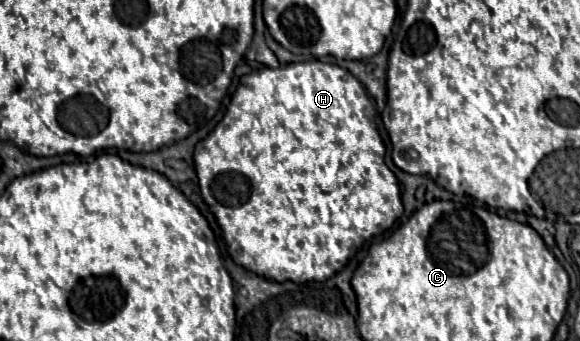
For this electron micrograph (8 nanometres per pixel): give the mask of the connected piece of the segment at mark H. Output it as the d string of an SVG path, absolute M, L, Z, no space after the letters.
M320 60L296 62L281 65L280 68L262 68L240 78L240 84L232 96L232 102L224 118L204 140L196 144L194 149L194 166L198 184L200 184L200 194L204 202L210 206L212 214L216 216L224 232L228 252L236 264L244 266L246 270L258 276L264 276L276 282L286 282L286 280L322 282L334 276L336 272L340 272L354 250L358 250L370 238L384 234L402 216L404 206L400 200L400 186L398 186L396 176L390 172L390 168L384 162L384 144L372 122L372 116L374 116L374 104L366 88L348 70L336 64L324 64Z

